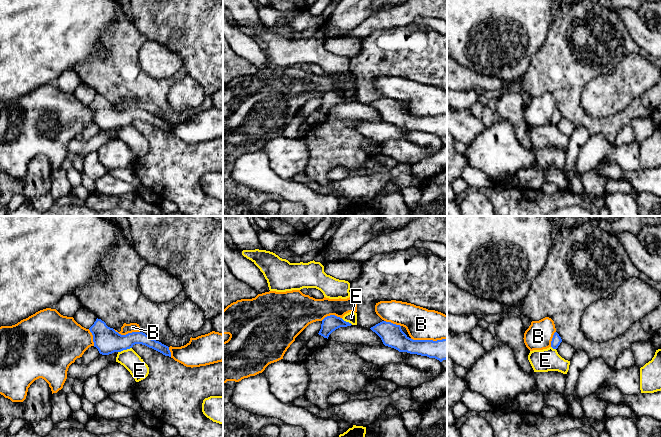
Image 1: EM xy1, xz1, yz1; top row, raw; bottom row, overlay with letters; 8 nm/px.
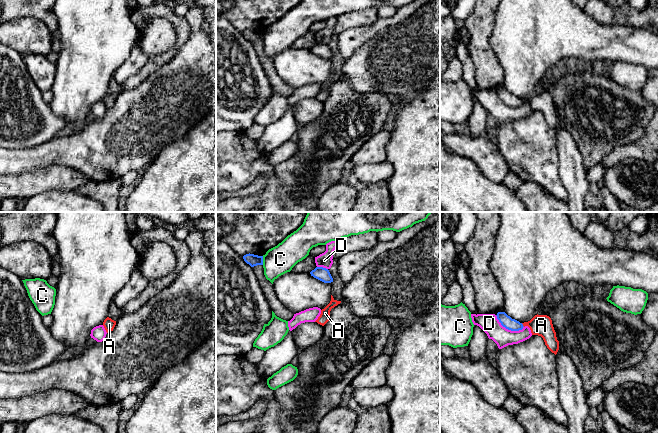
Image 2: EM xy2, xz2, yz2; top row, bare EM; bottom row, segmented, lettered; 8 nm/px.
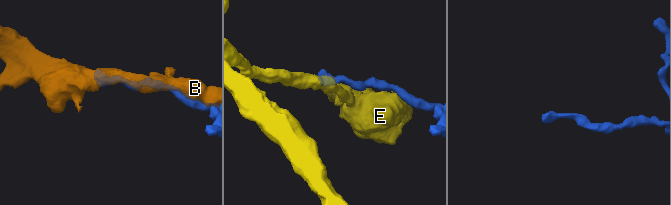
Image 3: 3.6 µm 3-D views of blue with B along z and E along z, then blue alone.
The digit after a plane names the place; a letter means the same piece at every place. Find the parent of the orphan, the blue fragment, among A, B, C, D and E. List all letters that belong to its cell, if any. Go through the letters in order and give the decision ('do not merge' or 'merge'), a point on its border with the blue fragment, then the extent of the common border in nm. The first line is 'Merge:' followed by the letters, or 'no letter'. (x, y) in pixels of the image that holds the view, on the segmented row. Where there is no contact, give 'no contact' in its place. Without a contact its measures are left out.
Merge: A
A: merge; meets blue in yz2 at (522, 325); contact 40 nm long
B: do not merge; meets blue in xz1 at (428, 340); contact 300 nm long
C: do not merge; meets blue in xz2 at (262, 260); contact 70 nm long
D: do not merge; meets blue in yz2 at (508, 329); contact 260 nm long
E: do not merge; meets blue in xy1 at (124, 349); contact 120 nm long

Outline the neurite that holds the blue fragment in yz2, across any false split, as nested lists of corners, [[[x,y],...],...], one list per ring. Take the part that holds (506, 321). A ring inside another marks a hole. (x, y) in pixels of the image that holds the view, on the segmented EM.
[[[498,312],[496,316],[501,325],[511,331],[519,331],[528,326],[532,335],[541,336],[547,348],[555,355],[557,354],[559,341],[557,340],[556,332],[549,316],[537,314],[530,321],[524,323],[512,319],[505,312]]]

